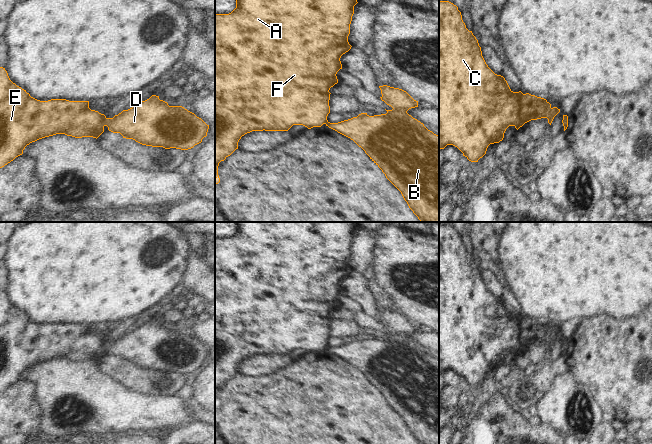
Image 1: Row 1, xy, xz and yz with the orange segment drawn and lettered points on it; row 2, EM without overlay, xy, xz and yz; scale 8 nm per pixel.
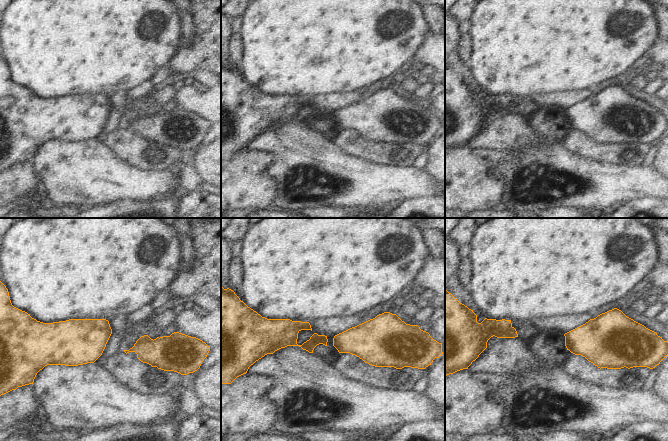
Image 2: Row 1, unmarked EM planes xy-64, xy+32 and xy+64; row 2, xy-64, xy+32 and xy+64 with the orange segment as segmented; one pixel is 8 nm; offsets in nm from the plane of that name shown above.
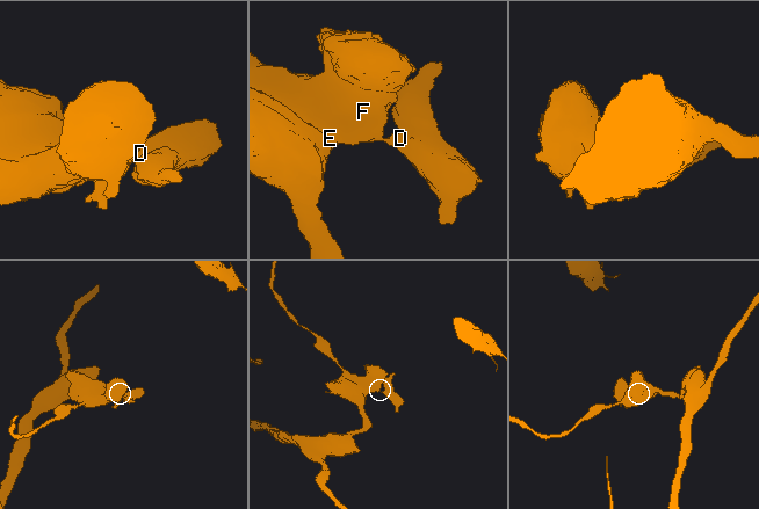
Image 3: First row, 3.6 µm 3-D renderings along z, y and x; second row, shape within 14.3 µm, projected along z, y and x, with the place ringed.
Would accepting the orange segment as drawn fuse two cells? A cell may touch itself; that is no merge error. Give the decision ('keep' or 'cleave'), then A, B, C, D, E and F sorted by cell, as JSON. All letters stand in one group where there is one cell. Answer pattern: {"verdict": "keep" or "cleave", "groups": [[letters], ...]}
{"verdict": "cleave", "groups": [["A", "C", "E", "F"], ["B", "D"]]}

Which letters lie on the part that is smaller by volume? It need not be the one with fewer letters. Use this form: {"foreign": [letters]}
{"foreign": ["B", "D"]}

